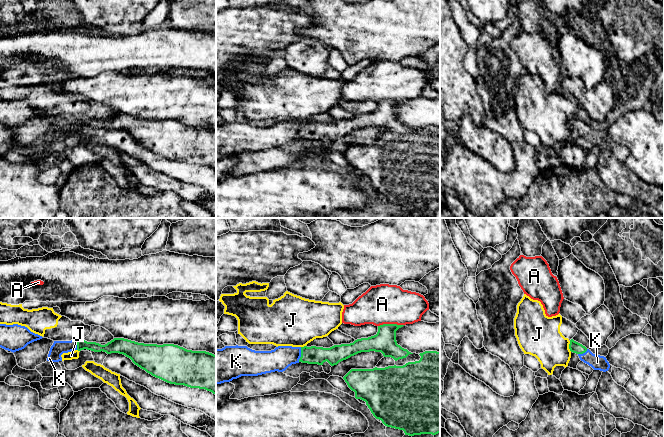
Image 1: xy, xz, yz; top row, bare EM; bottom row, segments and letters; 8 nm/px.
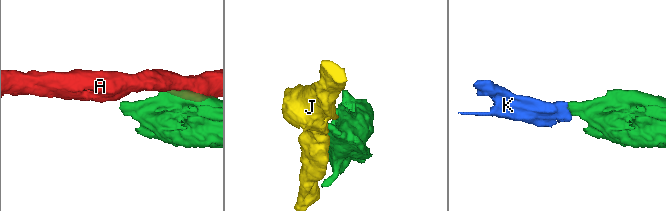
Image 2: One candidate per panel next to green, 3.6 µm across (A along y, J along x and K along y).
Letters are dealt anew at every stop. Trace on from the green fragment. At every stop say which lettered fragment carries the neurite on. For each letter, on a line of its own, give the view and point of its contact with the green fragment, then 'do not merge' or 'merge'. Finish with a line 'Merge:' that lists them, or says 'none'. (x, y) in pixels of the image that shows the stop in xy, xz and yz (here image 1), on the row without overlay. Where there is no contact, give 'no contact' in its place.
A: contact xz (390, 100); do not merge
J: contact yz (569, 122); do not merge
K: contact xz (301, 130); merge
Merge: K

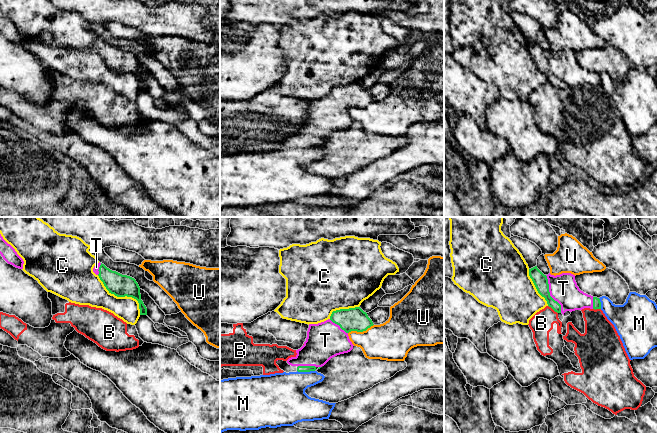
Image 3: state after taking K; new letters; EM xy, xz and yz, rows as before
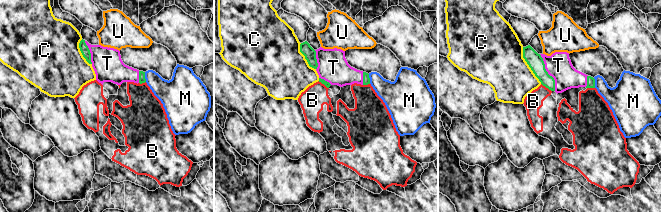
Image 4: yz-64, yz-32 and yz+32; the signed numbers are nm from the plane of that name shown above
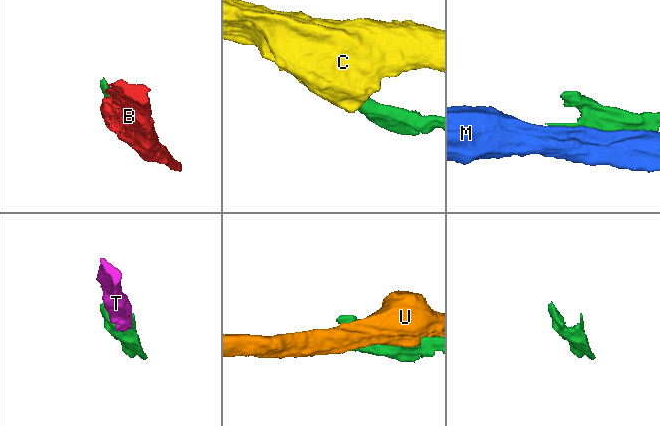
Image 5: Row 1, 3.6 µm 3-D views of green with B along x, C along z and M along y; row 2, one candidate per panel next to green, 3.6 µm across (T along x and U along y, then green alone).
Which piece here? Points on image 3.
B: contact yz (553, 85); do not merge
C: contact xy (122, 72); do not merge
M: contact xz (306, 147); do not merge
T: contact yz (549, 70); merge
U: contact xz (360, 107); do not merge
Merge: T

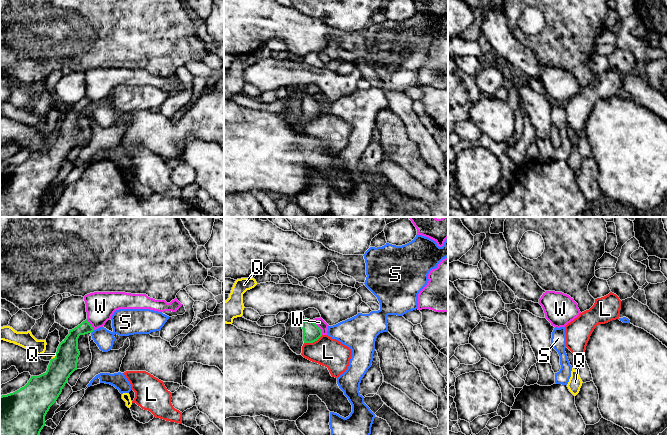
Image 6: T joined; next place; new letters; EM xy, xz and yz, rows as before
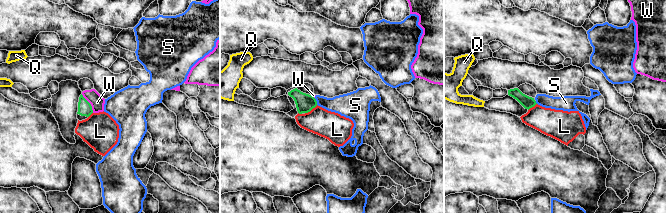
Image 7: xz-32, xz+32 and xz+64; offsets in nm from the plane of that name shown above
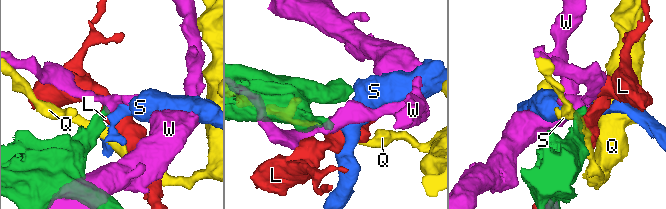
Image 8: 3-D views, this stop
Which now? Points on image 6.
L: contact xz (313, 117); do not merge
Q: contact xy (55, 133); do not merge
S: contact xy (92, 107); do not merge
W: contact xz (318, 103); do not merge
Merge: none

